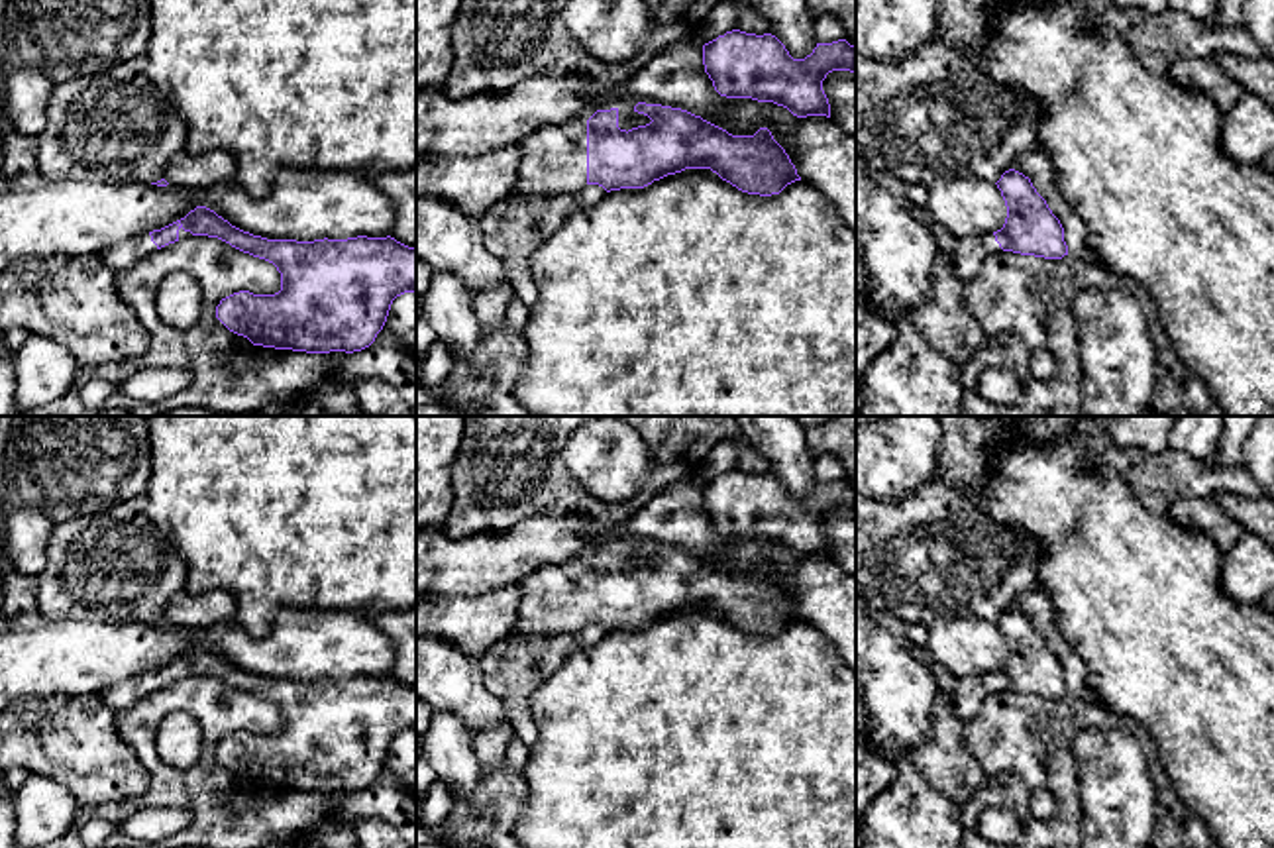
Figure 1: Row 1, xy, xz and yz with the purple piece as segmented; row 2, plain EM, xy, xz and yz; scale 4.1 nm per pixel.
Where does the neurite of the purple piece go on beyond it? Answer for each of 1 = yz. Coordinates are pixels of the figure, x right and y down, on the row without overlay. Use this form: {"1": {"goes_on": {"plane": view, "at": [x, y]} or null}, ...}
{"1": {"goes_on": {"plane": "yz", "at": [970, 691]}}}

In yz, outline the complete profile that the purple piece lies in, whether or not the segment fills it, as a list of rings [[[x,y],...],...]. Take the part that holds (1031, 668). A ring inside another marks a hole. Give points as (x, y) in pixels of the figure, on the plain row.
[[[1009,609],[995,624],[1005,640],[1007,658],[1003,667],[993,673],[956,681],[952,705],[964,724],[980,713],[983,699],[997,691],[1044,699],[1068,695],[1064,667],[1029,616]]]

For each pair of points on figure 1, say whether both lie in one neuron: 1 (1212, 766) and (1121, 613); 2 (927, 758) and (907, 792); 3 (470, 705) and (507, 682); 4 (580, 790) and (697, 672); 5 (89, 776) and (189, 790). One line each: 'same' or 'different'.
1: same
2: different
3: different
4: same
5: different

